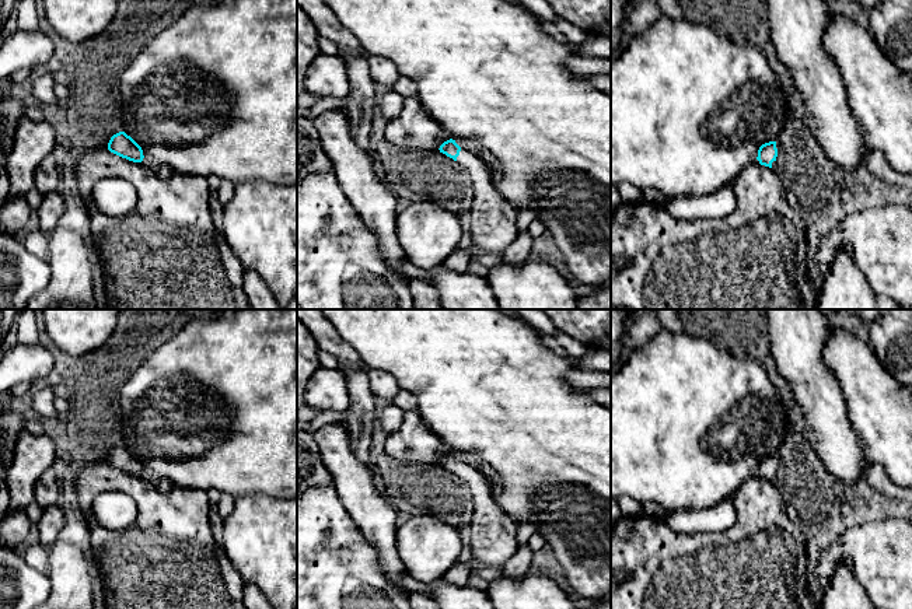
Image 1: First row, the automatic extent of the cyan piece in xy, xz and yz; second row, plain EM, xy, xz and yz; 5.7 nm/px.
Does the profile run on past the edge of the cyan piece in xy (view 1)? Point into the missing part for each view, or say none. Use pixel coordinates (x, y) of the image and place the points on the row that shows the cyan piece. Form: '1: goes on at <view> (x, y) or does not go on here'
1: does not go on here

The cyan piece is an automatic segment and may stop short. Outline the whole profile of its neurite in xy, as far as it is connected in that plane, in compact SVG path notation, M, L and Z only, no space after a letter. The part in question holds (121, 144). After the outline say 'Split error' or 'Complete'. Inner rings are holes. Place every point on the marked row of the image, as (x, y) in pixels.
M119 132L111 137L108 150L133 162L141 162L144 158L141 147L125 132Z. Complete

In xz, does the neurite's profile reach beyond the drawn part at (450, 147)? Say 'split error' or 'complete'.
split error

